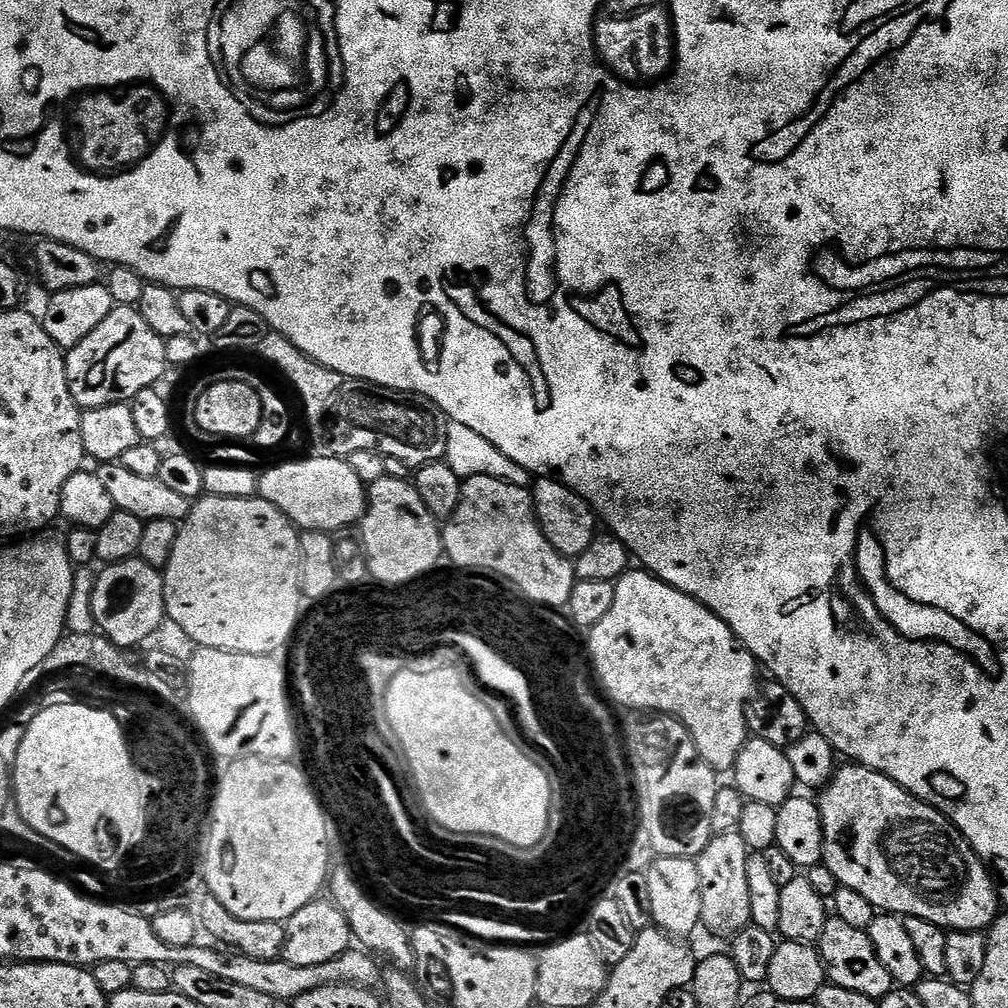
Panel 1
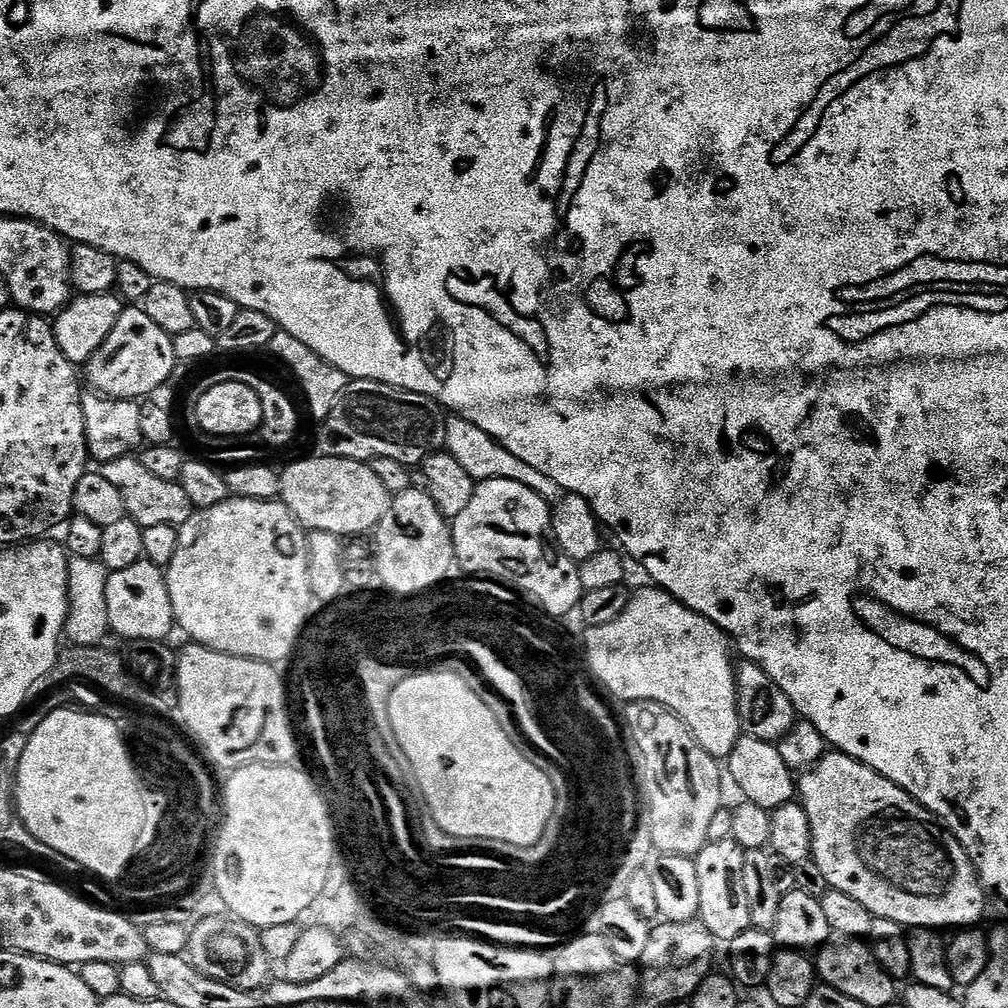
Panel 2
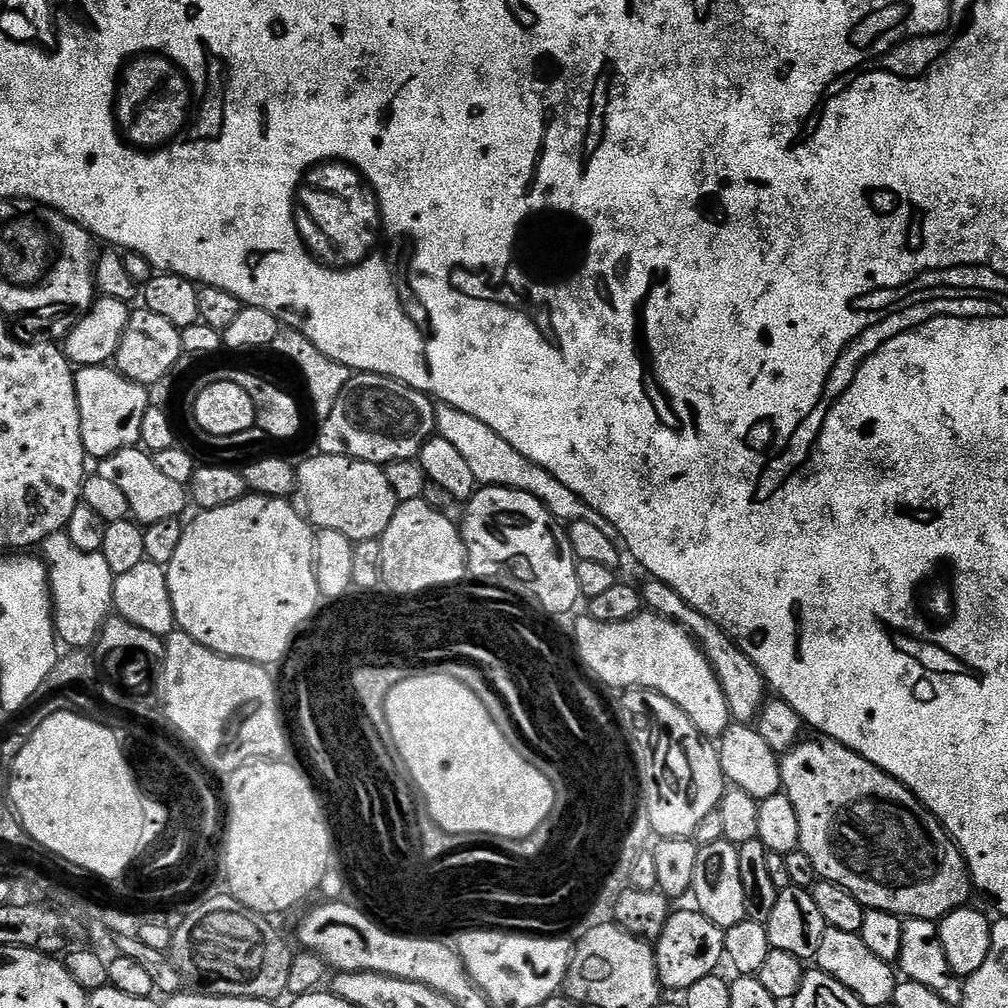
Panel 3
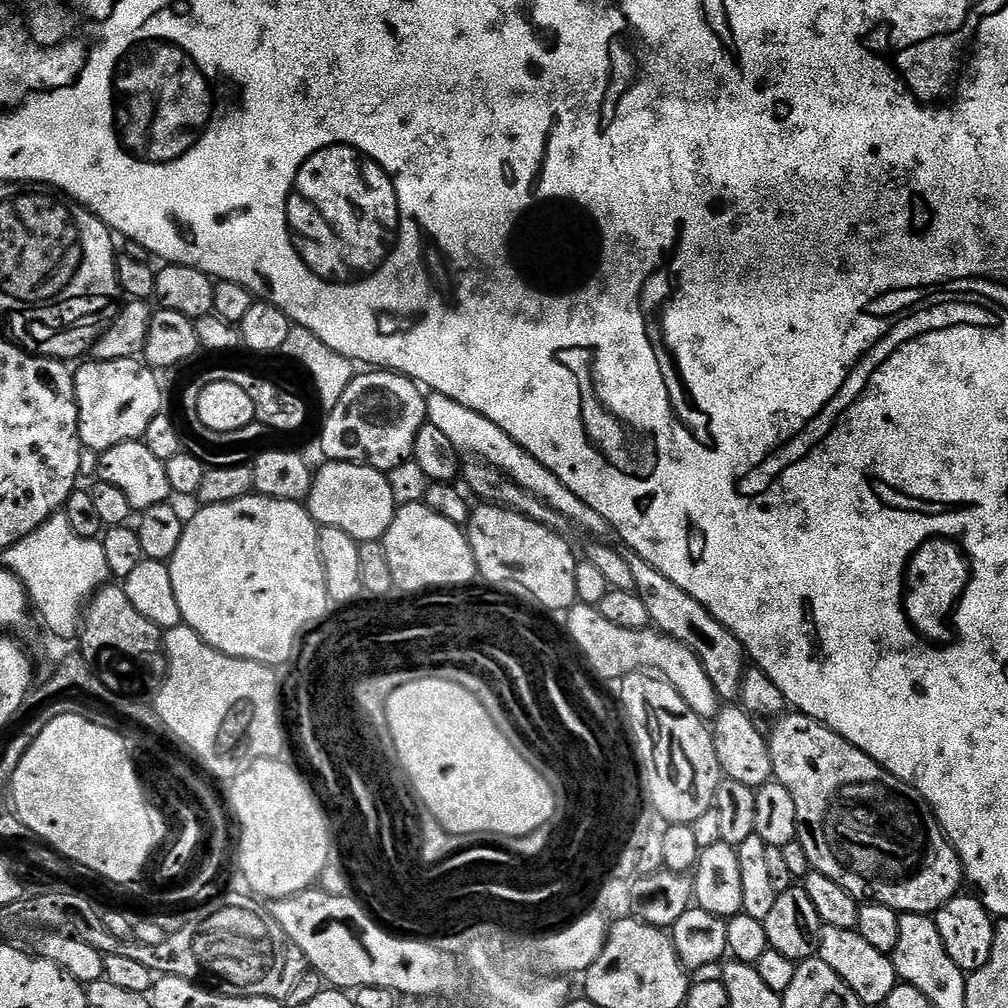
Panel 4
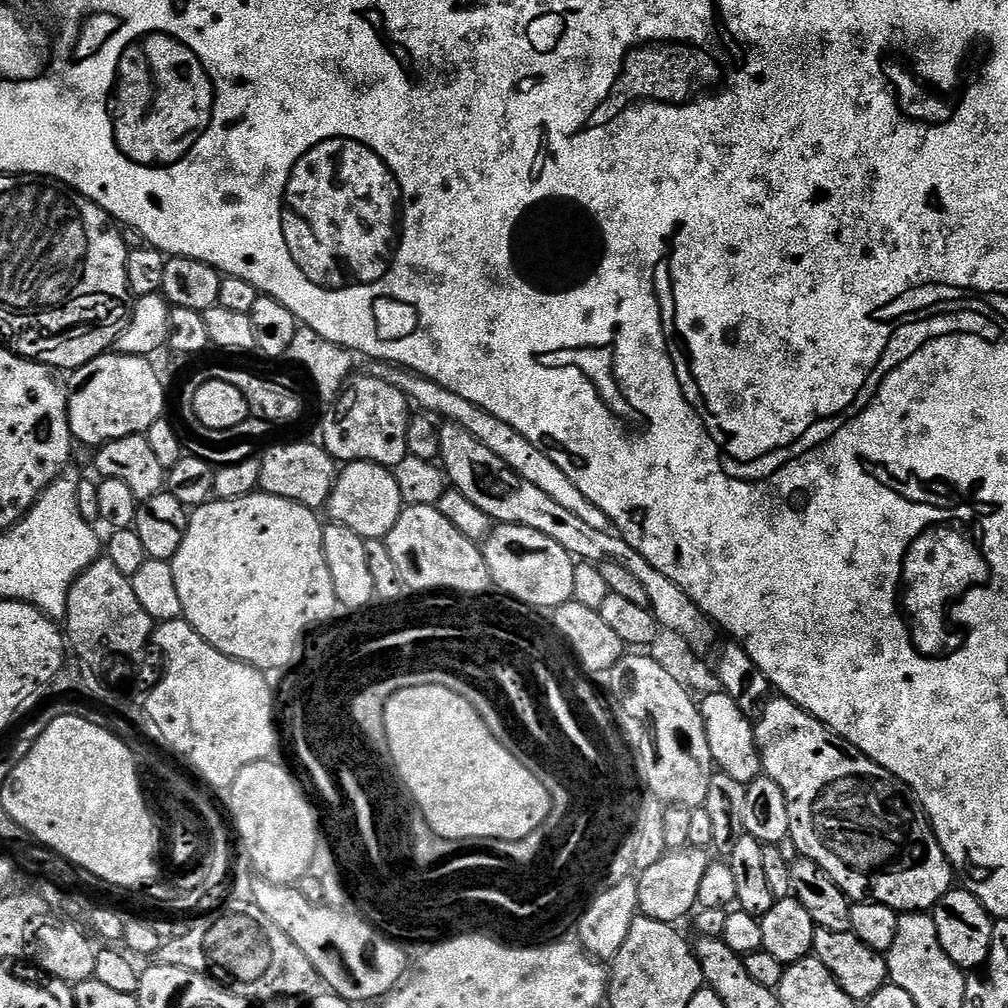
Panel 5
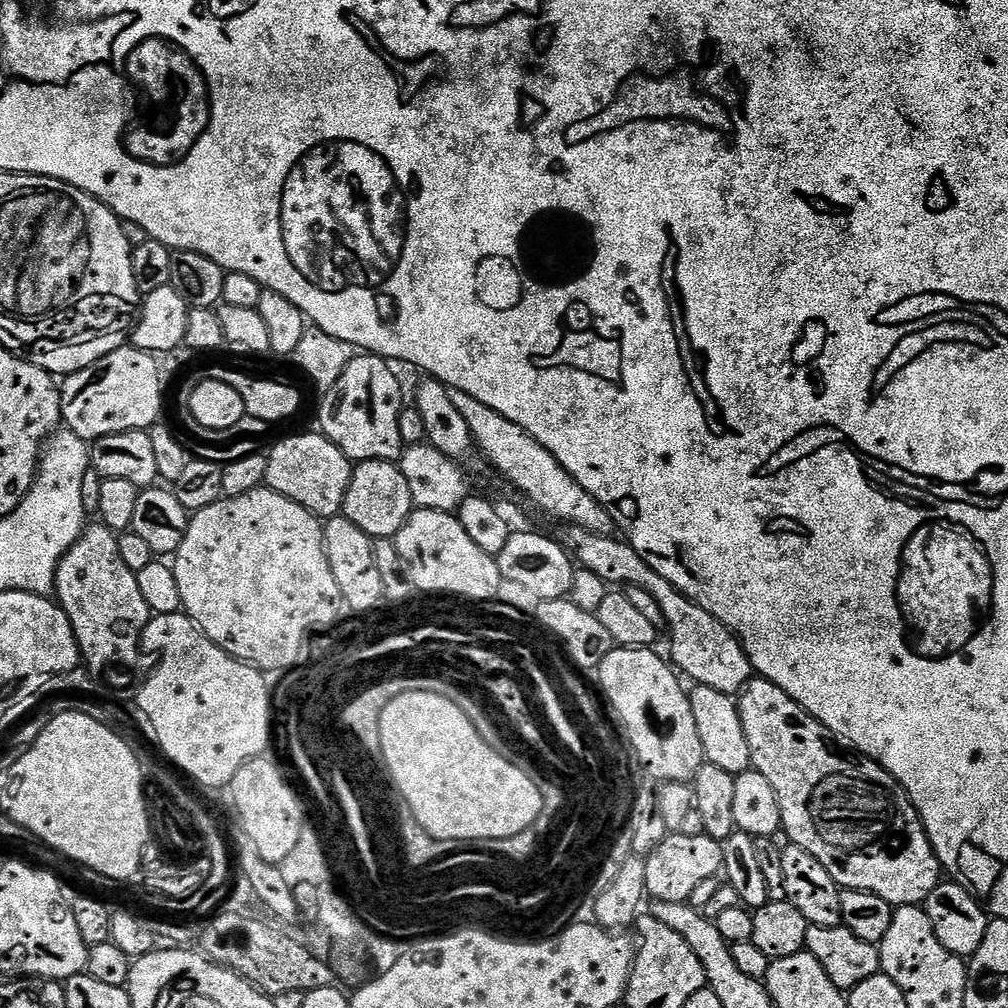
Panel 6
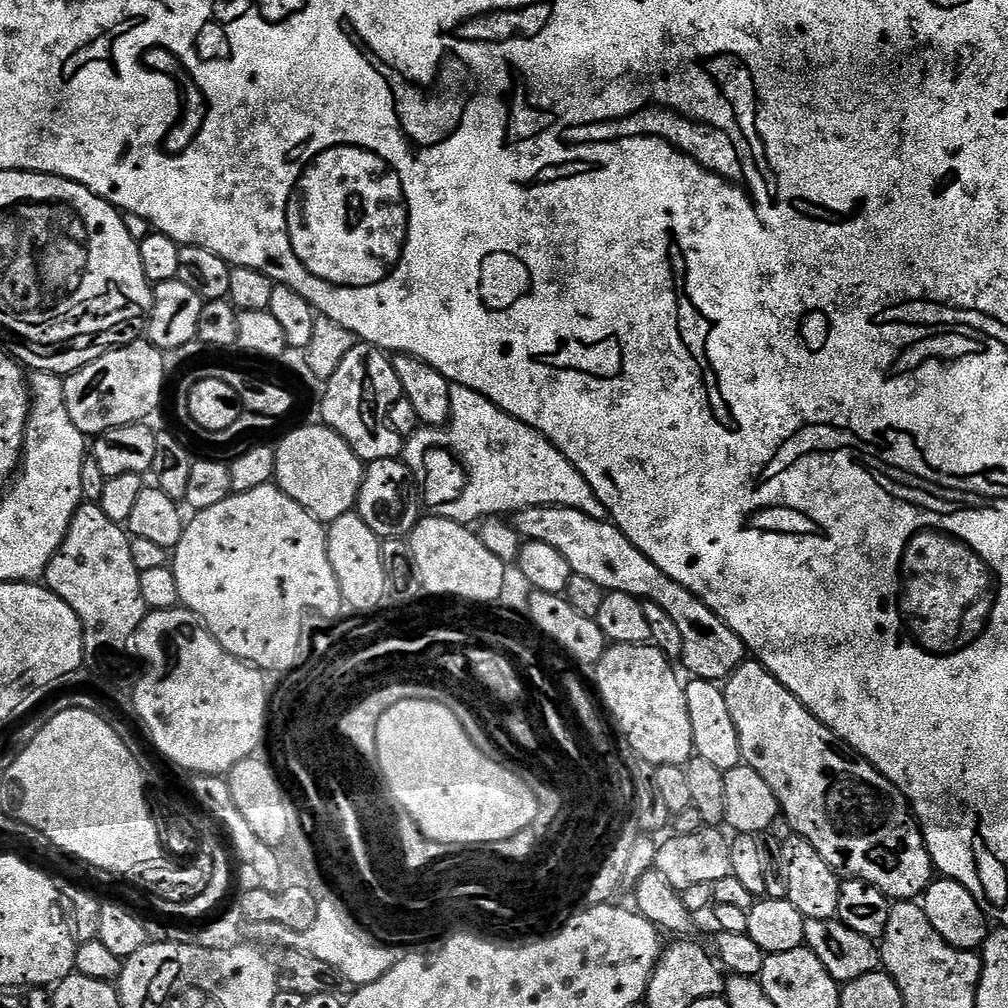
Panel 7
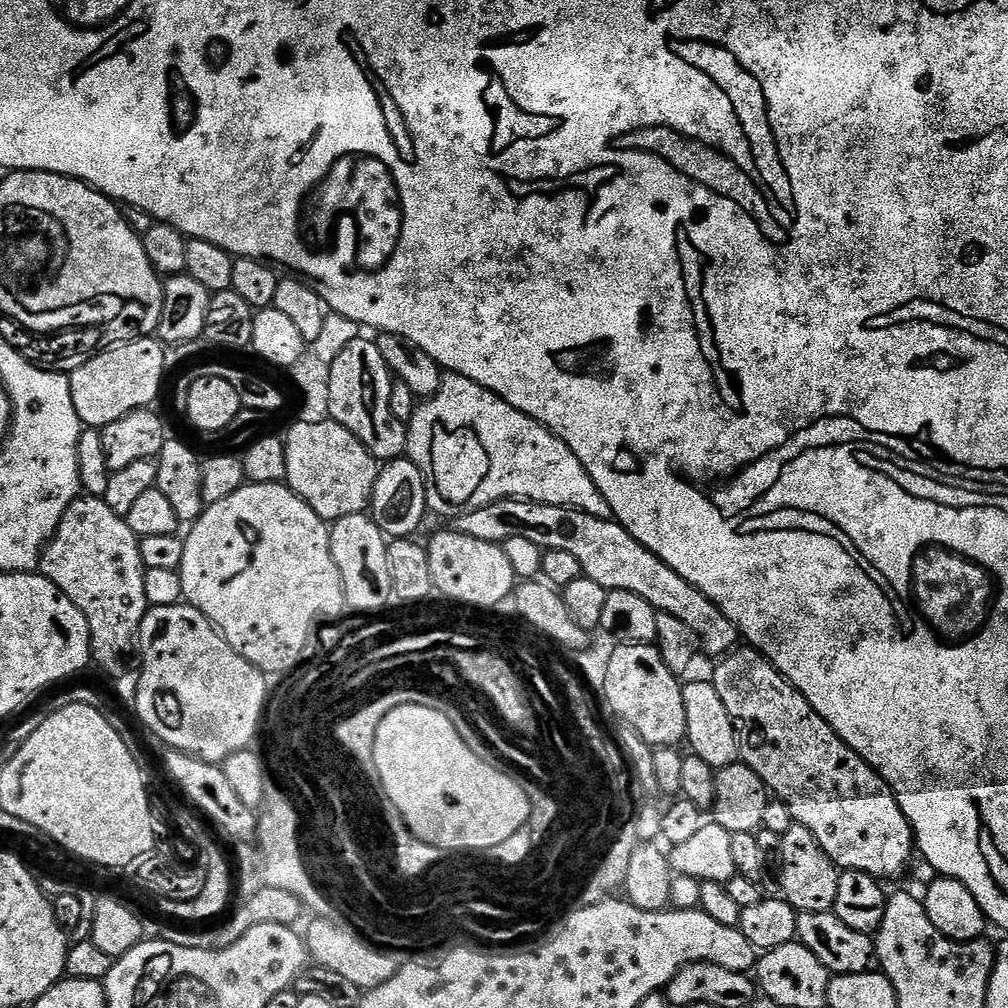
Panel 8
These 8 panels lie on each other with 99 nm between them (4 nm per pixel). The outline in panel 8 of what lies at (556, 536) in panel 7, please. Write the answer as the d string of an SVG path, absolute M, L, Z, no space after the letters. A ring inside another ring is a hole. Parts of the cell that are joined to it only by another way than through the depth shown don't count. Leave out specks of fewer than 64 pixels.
M515 499L499 500L457 516L454 528L470 538L491 544L503 545L505 540L521 537L534 542L544 552L566 550L566 554L574 554L574 558L578 558L581 573L598 585L608 591L630 590L645 598L657 611L668 612L685 622L694 631L705 657L723 658L737 647L740 635L734 624L701 591L680 574L675 574L670 566L666 566L654 552L646 550L613 519L602 520L573 508Z

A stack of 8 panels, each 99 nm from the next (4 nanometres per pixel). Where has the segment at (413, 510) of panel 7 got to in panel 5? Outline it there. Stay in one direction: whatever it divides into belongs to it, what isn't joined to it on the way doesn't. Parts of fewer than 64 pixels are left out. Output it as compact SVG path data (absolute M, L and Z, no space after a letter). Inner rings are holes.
M354 460L339 469L332 493L326 505L327 519L333 524L341 524L363 540L384 540L390 534L394 522L398 522L400 509L405 507L393 469L383 464L371 464Z

